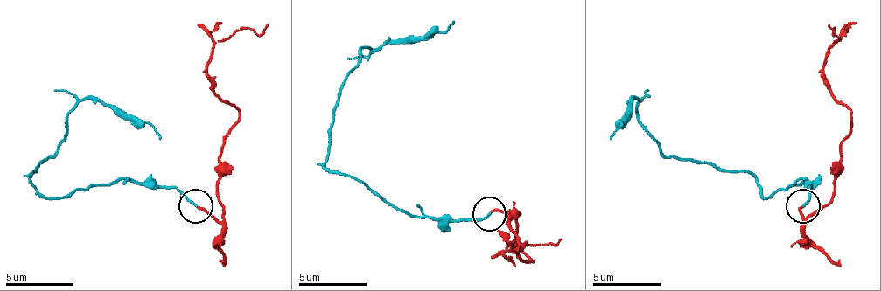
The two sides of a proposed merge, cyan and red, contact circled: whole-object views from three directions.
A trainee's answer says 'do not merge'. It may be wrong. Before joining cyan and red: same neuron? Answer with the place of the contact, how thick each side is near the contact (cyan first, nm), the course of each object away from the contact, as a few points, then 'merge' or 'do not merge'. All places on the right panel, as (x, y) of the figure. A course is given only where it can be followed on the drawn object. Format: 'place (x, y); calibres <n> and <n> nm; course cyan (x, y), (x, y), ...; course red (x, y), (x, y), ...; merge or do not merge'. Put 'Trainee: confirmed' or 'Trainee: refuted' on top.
Trainee: refuted
place (803, 206); calibres 170 and 170 nm; course cyan (802, 205), (806, 177), (765, 198), (744, 171), (716, 171), (669, 157), (639, 120), (635, 100), (611, 141); course red (802, 205), (809, 218), (833, 195), (850, 120), (850, 110), (826, 89), (826, 51), (840, 38), (829, 24); merge

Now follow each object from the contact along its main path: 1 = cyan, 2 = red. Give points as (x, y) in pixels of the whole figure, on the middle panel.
1: (490, 212), (470, 219), (411, 216), (326, 169), (330, 128), (360, 49), (425, 39), (452, 22)
2: (490, 212), (504, 210), (517, 219), (510, 244), (513, 250), (531, 260), (500, 233), (520, 250), (562, 240)

